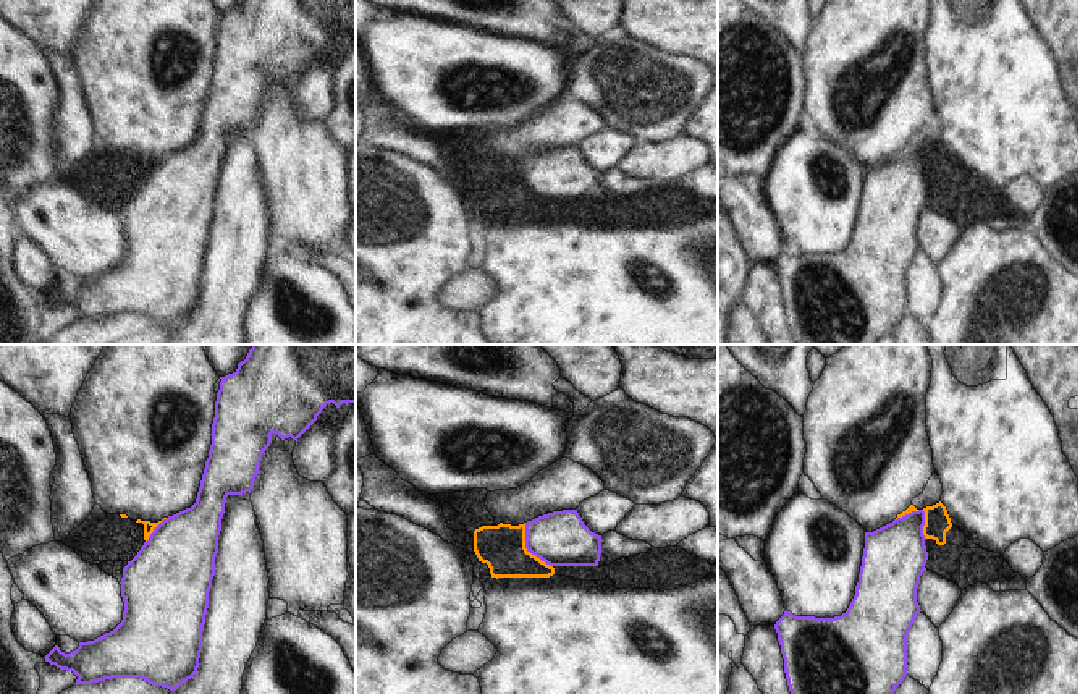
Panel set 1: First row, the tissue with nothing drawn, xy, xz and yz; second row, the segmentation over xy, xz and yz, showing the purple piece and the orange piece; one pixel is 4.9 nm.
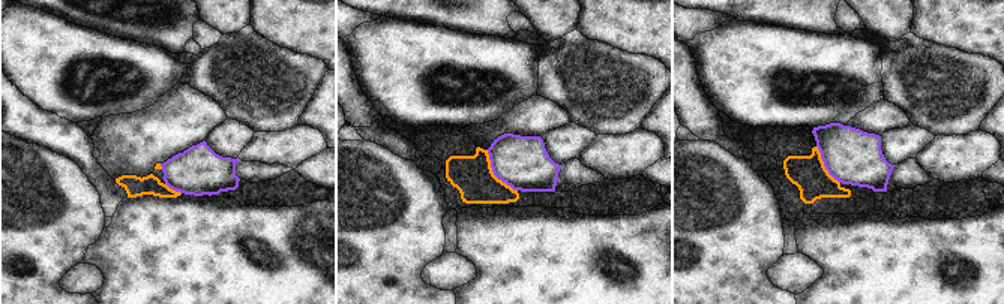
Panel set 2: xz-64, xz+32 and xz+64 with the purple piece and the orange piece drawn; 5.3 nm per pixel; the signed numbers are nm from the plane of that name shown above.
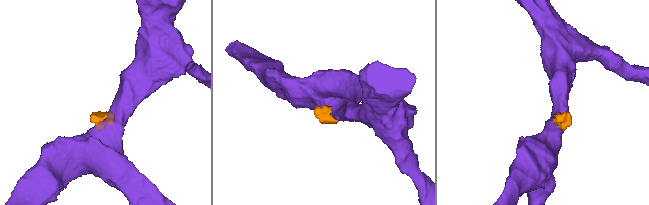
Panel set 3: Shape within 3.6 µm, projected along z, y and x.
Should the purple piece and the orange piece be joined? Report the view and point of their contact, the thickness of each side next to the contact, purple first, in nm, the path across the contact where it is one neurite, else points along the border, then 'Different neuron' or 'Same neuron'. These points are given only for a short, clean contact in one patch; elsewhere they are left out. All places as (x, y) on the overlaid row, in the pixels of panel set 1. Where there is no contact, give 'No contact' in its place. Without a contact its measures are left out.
Touches purple at xz (527, 549). Thickness 280 nm (purple) against 220 nm. Path across: xz (560, 539), (527, 549), (502, 547). Same neuron

